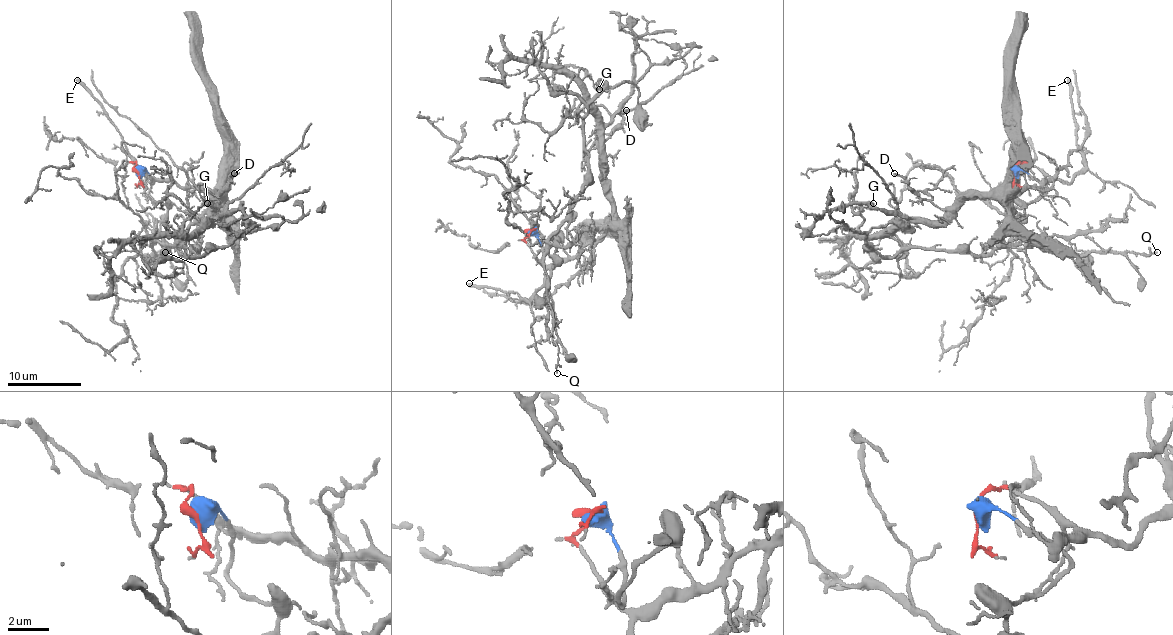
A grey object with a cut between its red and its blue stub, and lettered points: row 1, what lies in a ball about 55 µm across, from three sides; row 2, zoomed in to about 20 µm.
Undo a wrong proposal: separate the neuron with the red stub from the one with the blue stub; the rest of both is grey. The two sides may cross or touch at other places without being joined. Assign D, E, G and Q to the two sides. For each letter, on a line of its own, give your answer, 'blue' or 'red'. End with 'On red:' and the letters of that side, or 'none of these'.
D: red
E: red
G: red
Q: blue
On red: D, E, G

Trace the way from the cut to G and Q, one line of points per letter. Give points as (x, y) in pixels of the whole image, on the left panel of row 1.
G: (137, 171), (133, 162), (150, 177), (220, 193), (212, 199), (212, 215), (188, 235), (183, 224), (207, 202)
Q: (137, 171), (148, 173), (150, 195), (166, 206), (166, 219), (154, 237), (152, 248), (157, 254), (165, 252)

